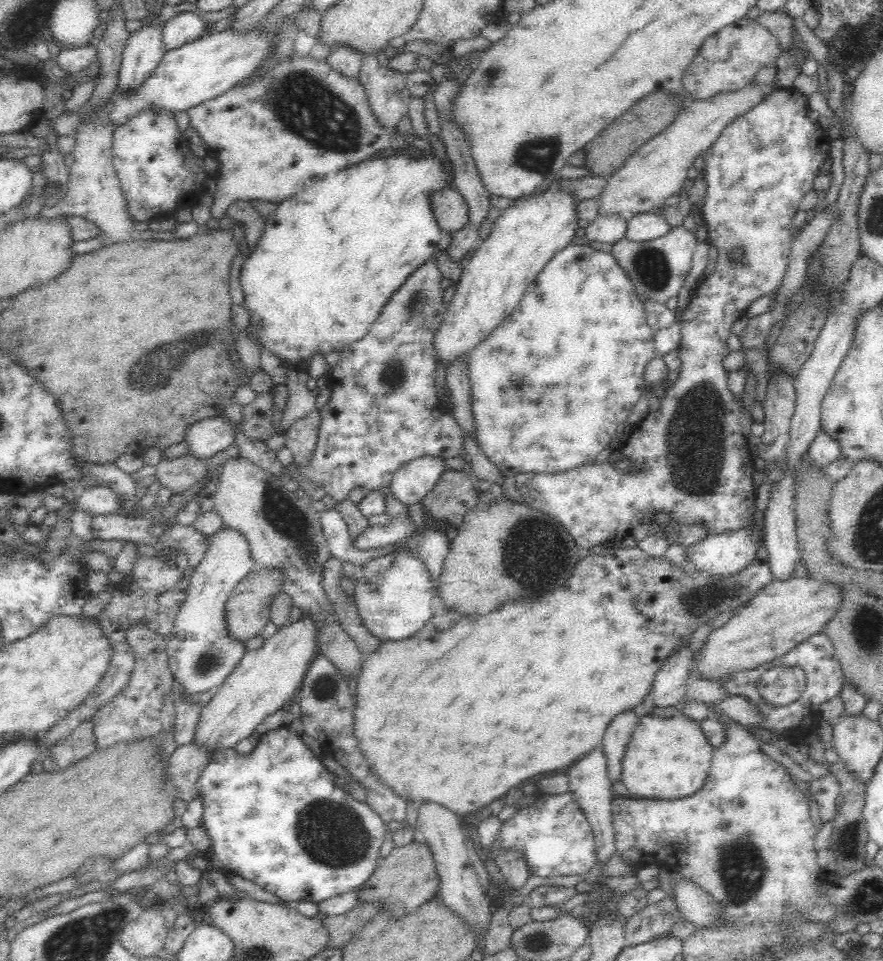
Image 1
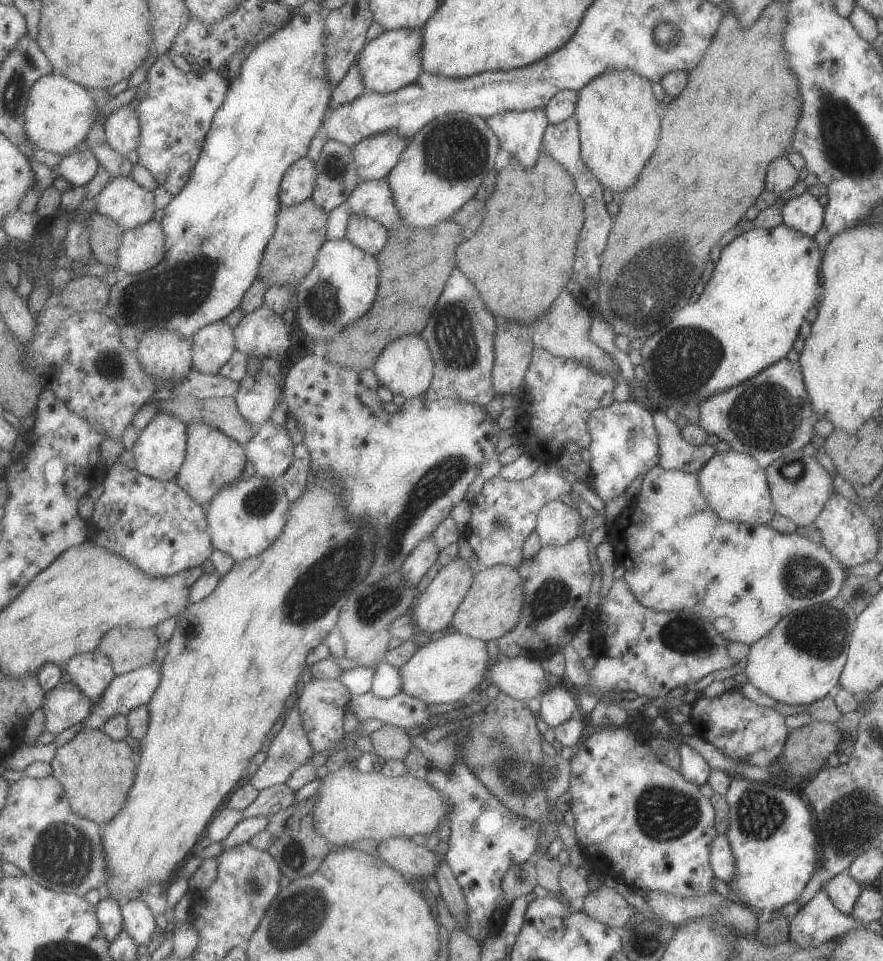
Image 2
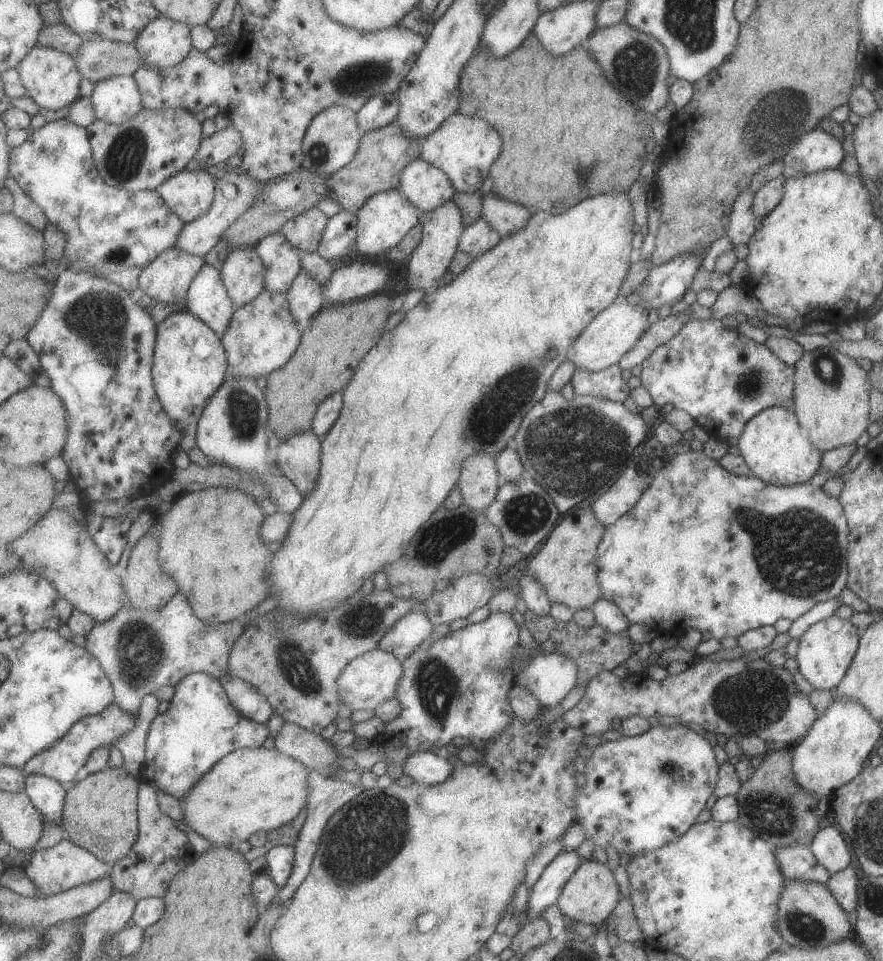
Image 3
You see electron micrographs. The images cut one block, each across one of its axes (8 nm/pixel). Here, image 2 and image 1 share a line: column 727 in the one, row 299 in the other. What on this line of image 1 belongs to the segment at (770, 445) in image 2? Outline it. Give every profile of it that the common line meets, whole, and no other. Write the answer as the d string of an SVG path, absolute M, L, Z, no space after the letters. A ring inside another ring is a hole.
M432 258L423 262L417 269L414 269L409 274L409 277L394 291L394 294L390 295L388 302L382 307L378 318L376 318L369 328L368 334L366 334L362 340L346 345L345 348L340 351L340 358L337 364L328 372L329 389L332 392L330 400L319 411L320 422L316 450L314 450L314 456L312 456L310 464L308 464L308 466L298 466L298 469L306 478L314 482L316 486L323 485L327 494L332 496L334 500L336 500L336 503L338 500L347 498L348 493L355 486L366 487L371 491L388 486L396 470L404 466L406 462L412 462L412 460L416 460L416 458L424 458L424 456L433 456L434 458L442 459L456 458L457 456L465 457L463 430L458 426L455 418L453 416L450 417L447 412L441 408L438 402L438 396L436 395L435 380L437 364L435 356L433 355L432 339L436 329L443 321L447 306L447 303L444 302L442 277L441 270Z

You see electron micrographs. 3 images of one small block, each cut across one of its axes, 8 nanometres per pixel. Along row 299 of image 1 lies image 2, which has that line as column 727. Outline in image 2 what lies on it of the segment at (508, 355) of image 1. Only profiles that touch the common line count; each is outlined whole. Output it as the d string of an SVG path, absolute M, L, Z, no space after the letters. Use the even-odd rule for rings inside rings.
M657 464L645 472L639 489L635 494L635 498L627 503L622 512L613 519L611 525L607 524L605 528L617 556L617 564L624 568L622 579L630 587L635 598L642 603L643 608L656 610L657 612L688 611L696 614L700 619L710 622L723 640L750 645L759 640L764 634L767 634L779 622L779 619L786 614L811 605L830 603L833 597L838 596L847 571L822 543L813 542L795 531L791 534L777 532L767 524L739 524L739 522L729 522L717 518L713 514L713 510L707 506L701 490L699 490L699 480L696 472L664 469Z

